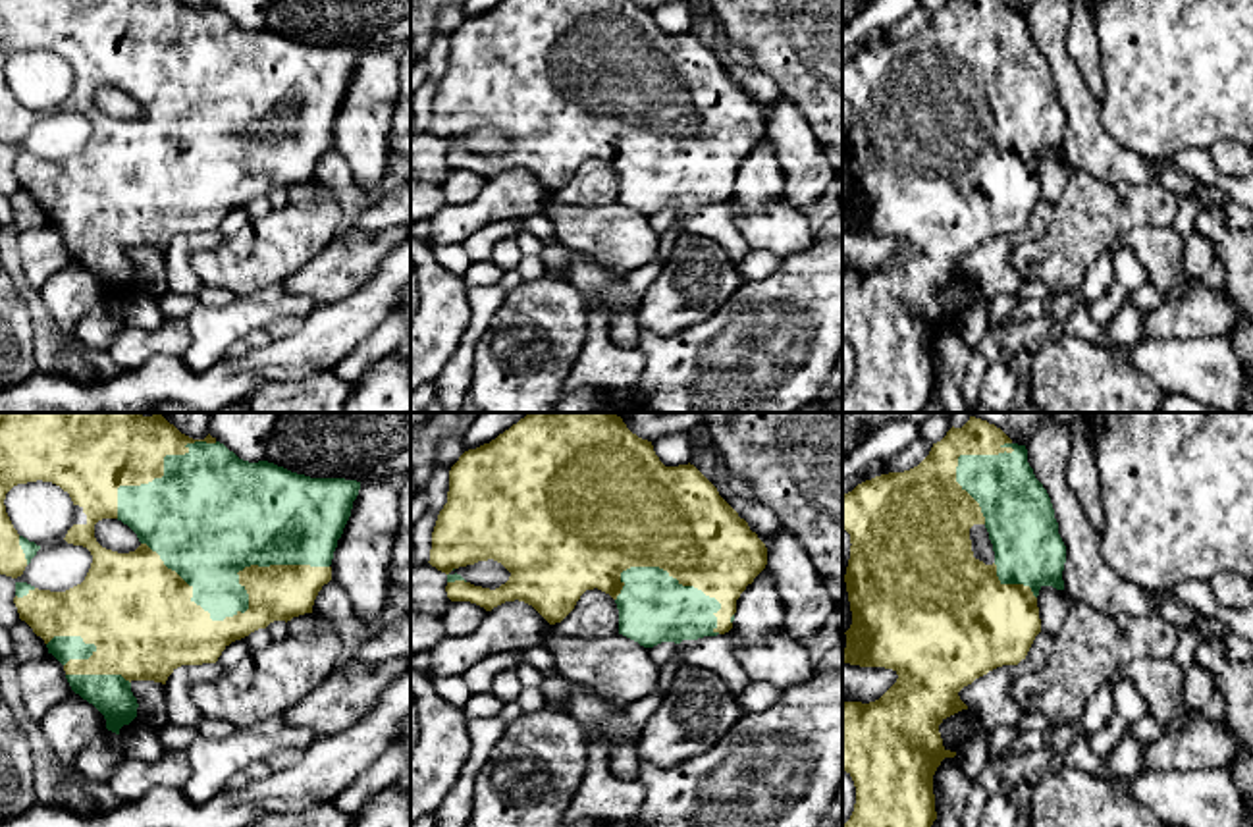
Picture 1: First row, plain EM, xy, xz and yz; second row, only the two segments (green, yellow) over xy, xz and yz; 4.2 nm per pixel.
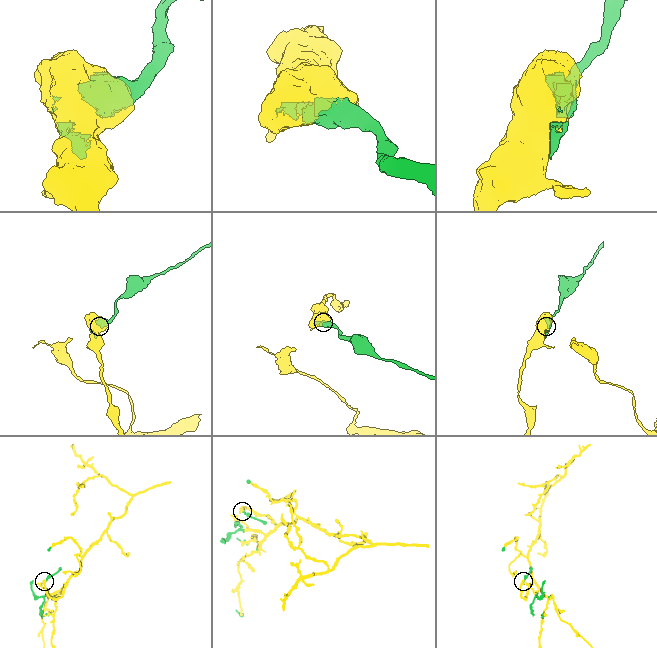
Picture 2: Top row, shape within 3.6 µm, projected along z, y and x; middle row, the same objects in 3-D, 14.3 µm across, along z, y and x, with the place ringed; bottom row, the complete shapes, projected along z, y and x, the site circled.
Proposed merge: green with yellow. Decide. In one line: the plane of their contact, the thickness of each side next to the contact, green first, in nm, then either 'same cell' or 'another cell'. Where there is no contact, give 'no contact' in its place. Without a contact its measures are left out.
contact in xy; calibres 280 and 240 nm; same cell

